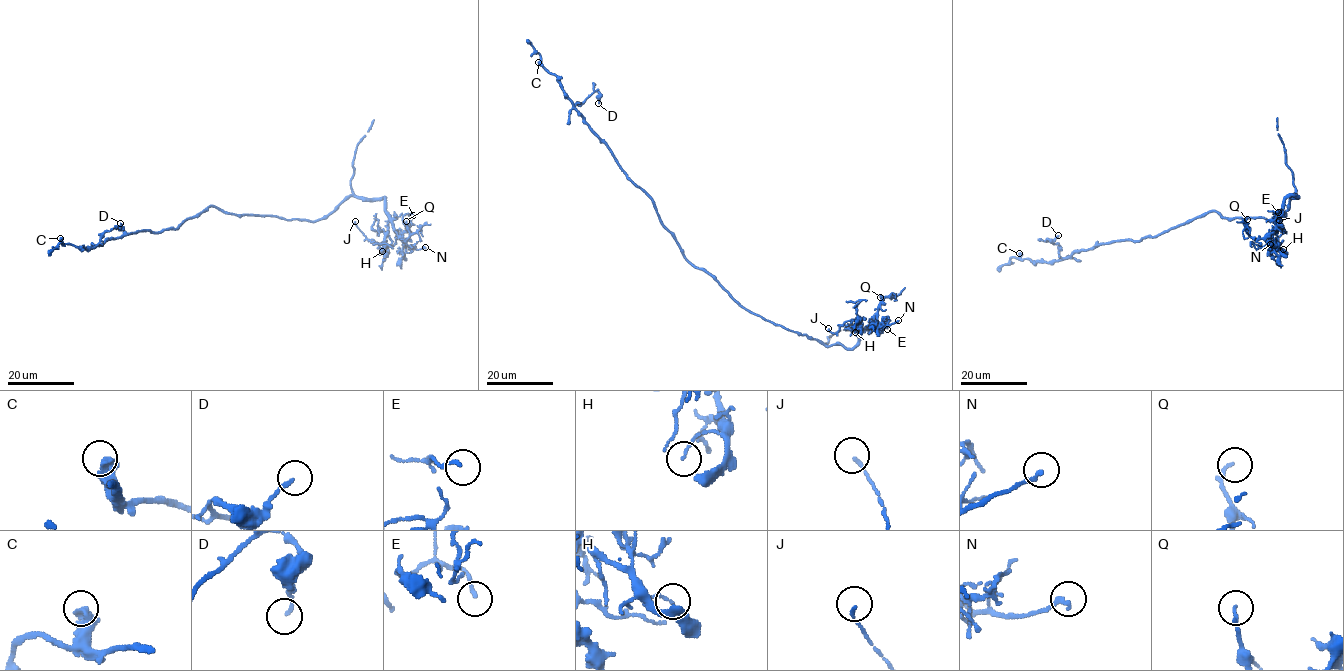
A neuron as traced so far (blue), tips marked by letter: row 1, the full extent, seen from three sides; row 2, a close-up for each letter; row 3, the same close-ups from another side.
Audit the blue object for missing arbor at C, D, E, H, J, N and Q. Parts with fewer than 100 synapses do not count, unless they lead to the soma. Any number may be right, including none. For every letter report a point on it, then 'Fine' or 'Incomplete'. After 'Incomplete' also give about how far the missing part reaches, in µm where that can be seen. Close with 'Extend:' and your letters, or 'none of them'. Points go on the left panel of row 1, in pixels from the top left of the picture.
C: Place: (60, 238). Fine
D: Place: (120, 223). Fine
E: Place: (413, 215). Fine
H: Place: (382, 251). Fine
J: Place: (355, 221). Fine
N: Place: (425, 247). Fine
Q: Place: (406, 221). Fine
Extend: none of them

